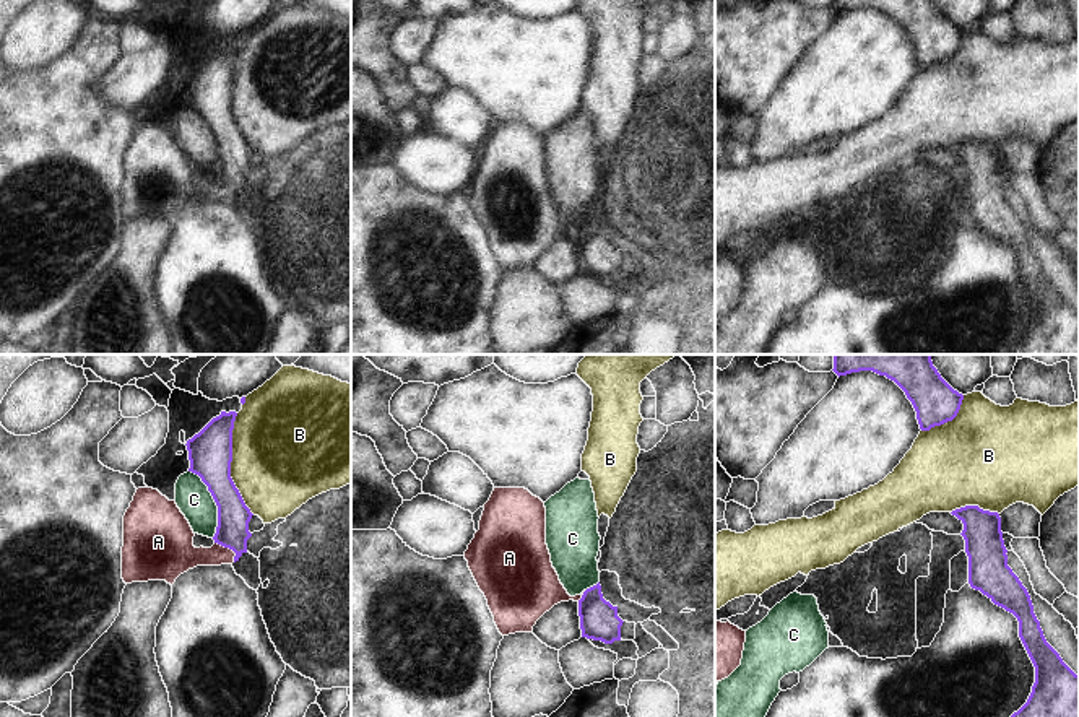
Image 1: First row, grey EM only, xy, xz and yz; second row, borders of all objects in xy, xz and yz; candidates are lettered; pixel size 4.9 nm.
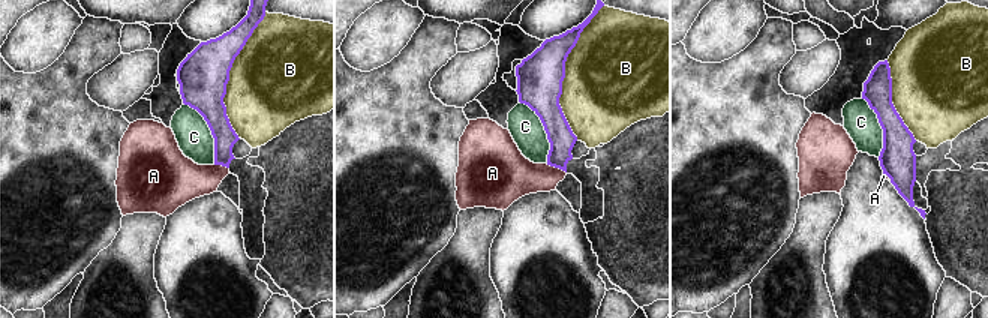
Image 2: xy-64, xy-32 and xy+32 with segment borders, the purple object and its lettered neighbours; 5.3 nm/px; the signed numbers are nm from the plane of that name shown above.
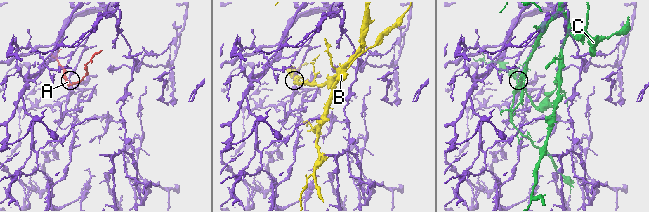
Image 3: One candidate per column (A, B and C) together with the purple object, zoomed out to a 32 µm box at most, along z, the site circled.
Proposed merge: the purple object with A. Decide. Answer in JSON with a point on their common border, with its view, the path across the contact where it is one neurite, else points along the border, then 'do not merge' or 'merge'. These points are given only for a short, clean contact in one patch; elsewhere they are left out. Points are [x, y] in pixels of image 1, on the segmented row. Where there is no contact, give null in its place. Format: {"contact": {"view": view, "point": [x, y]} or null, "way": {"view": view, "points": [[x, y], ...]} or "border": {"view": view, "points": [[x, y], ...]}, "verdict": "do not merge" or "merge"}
{"contact": {"view": "xy", "point": [229, 548]}, "border": {"view": "xy", "points": [[215, 542], [228, 547], [234, 553], [234, 561]]}, "verdict": "do not merge"}

